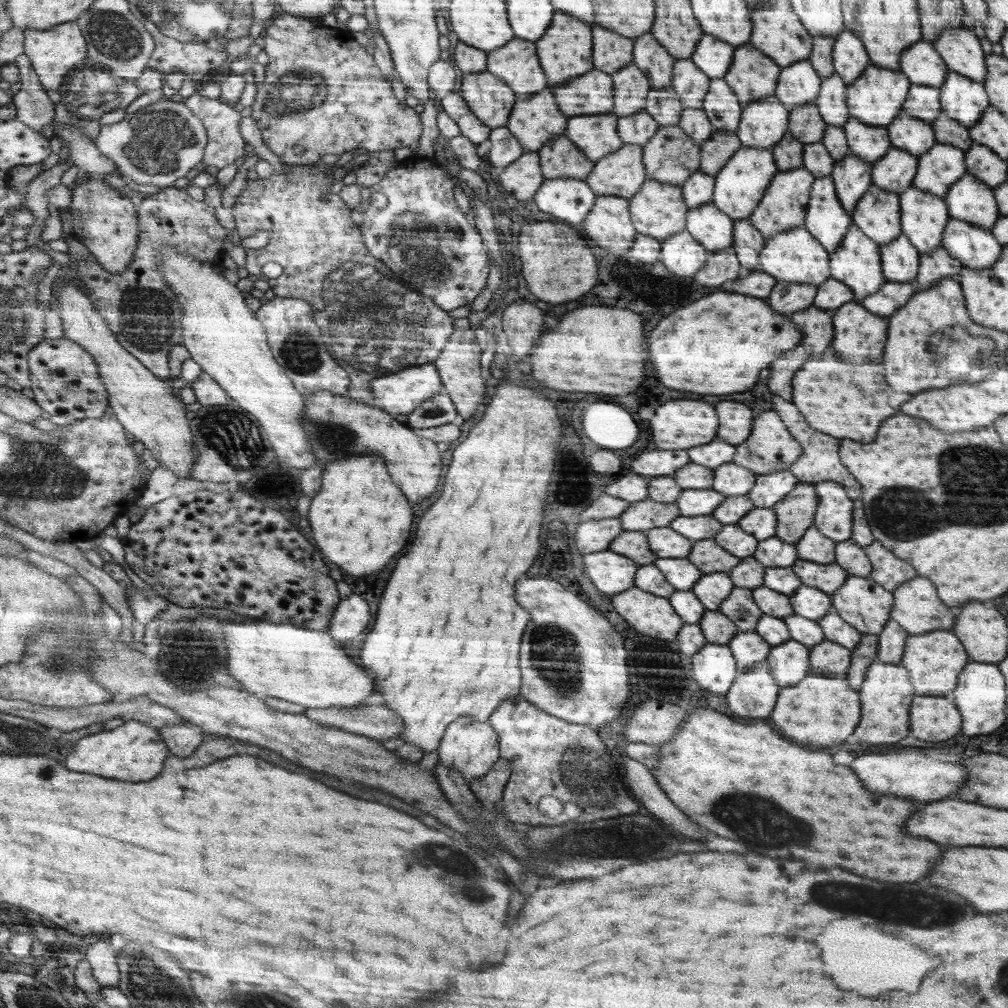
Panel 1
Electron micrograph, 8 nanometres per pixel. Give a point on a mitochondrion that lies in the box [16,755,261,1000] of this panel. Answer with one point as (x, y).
(56, 966)

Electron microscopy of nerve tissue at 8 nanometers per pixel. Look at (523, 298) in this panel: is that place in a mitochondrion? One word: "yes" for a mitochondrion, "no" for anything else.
no

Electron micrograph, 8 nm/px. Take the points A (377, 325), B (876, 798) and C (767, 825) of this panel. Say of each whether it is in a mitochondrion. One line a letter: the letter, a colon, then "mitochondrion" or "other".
A: mitochondrion
B: other
C: mitochondrion

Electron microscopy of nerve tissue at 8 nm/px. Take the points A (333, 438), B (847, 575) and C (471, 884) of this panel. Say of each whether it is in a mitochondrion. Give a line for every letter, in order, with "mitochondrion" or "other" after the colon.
A: mitochondrion
B: other
C: mitochondrion

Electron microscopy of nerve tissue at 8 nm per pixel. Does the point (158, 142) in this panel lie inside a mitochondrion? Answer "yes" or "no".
yes

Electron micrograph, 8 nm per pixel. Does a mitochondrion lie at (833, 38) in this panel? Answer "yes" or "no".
no

